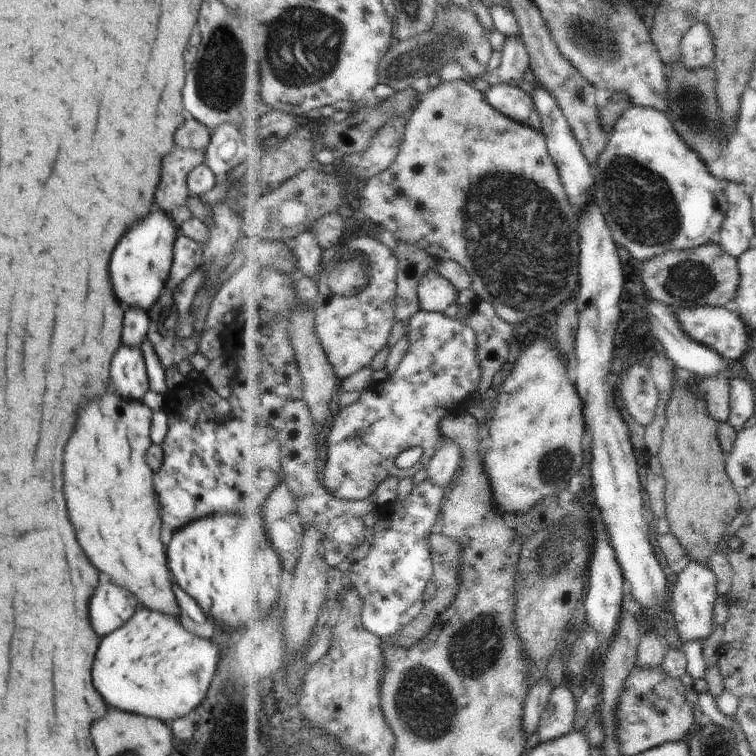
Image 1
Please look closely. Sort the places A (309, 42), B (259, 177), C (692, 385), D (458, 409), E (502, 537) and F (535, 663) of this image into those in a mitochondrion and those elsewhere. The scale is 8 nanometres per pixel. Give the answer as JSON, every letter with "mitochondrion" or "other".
{"A":"mitochondrion","B":"other","C":"other","D":"other","E":"other","F":"other"}

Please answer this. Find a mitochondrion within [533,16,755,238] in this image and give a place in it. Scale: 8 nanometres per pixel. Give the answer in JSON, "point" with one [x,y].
{"point":[690,105]}

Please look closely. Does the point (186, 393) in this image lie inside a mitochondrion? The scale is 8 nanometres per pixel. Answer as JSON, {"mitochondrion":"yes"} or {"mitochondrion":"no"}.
{"mitochondrion":"yes"}

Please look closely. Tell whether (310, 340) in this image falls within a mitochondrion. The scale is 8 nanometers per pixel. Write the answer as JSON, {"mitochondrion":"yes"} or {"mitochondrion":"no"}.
{"mitochondrion":"no"}

